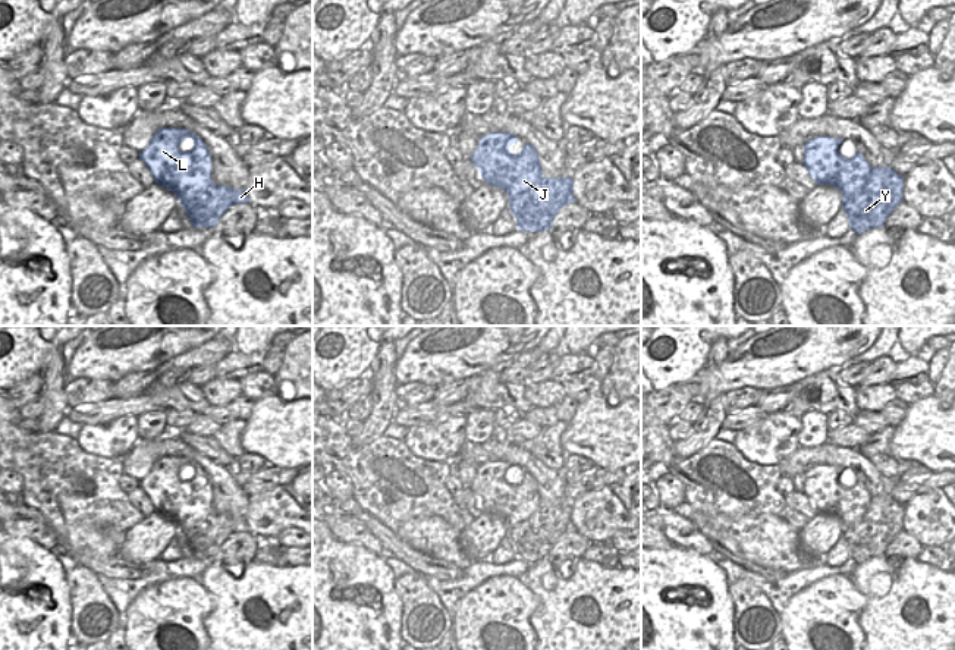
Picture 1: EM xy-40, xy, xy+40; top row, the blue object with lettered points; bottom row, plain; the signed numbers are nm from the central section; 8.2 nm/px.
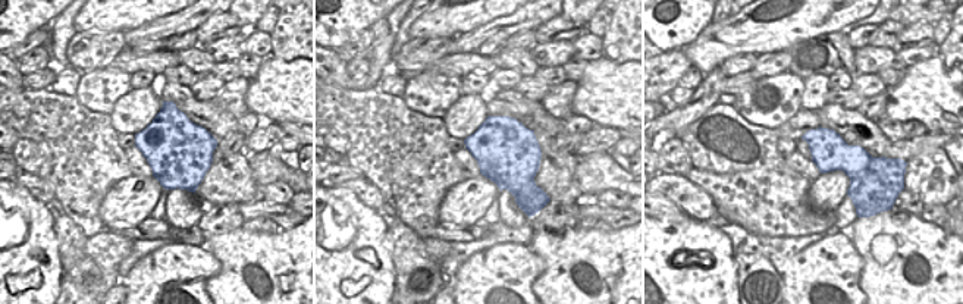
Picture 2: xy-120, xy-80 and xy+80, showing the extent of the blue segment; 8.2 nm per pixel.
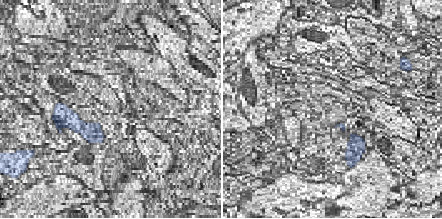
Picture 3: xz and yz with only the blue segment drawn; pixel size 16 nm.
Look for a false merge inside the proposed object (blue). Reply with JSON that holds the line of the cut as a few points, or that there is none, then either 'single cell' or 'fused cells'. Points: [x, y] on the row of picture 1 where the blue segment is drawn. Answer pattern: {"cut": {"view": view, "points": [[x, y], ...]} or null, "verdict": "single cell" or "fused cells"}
{"cut": {"view": "xy+40", "points": [[872, 168], [872, 175], [861, 188], [848, 188], [842, 194]]}, "verdict": "fused cells"}

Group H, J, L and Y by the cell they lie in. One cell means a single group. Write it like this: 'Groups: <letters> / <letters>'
Groups: H Y / J L

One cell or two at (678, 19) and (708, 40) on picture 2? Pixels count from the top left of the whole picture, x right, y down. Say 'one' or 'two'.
two

